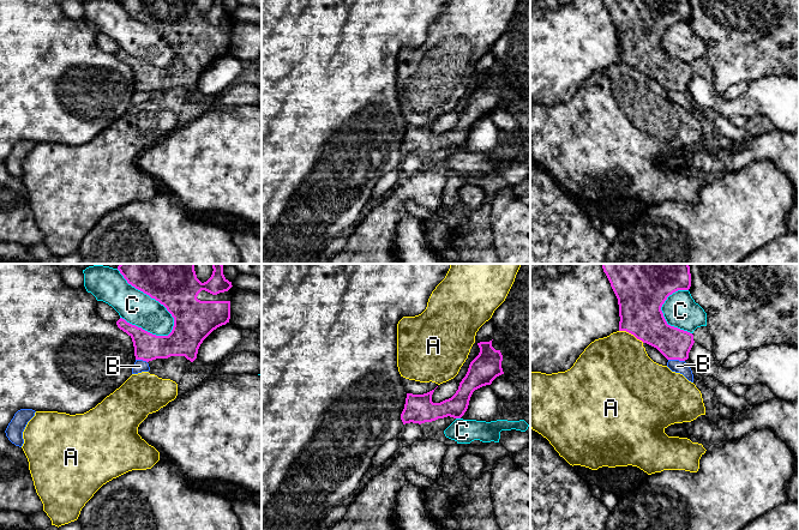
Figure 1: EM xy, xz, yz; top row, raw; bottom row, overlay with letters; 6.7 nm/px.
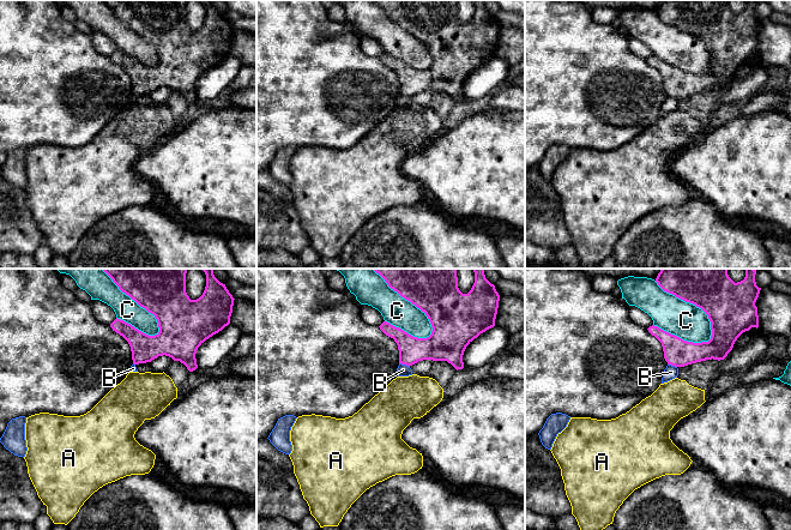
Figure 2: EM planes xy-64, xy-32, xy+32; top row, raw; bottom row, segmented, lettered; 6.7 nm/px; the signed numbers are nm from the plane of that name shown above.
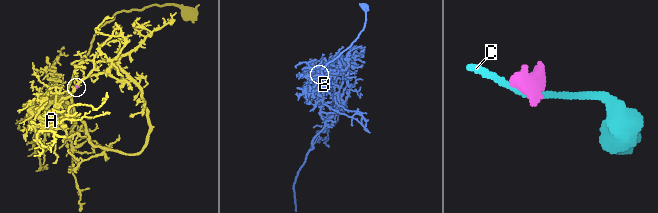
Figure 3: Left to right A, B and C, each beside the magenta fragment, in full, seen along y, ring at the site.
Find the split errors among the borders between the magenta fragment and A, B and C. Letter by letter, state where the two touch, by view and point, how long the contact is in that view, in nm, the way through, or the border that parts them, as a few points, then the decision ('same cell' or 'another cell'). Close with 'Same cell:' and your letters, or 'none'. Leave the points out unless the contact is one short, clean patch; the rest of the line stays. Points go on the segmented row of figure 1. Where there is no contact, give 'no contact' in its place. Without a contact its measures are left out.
A: contact yz (631, 333); length 190 nm; another cell
B: contact yz (677, 359); length 110 nm; another cell
C: contact xy (154, 297); length 550 nm; another cell
Same cell: none

